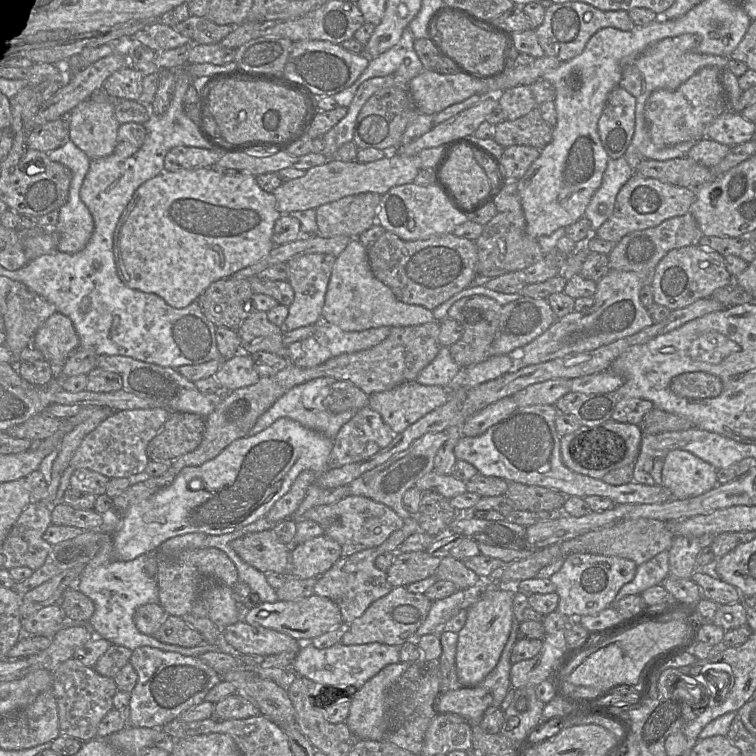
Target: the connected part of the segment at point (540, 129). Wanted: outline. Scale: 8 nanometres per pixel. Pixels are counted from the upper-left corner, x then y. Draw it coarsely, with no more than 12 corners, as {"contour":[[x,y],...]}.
{"contour":[[537,108],[495,125],[494,140],[506,148],[542,150],[553,138]]}

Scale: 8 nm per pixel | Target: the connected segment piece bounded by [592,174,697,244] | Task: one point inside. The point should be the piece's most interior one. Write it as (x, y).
(642, 203)

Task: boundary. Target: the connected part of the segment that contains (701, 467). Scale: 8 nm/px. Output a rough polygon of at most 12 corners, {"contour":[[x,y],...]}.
{"contour":[[688,451],[663,460],[662,485],[676,500],[718,485],[718,469]]}

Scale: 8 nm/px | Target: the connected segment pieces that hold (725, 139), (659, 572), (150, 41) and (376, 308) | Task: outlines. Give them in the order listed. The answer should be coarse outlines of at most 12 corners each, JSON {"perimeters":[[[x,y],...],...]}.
{"perimeters":[[[727,110],[705,137],[729,147],[754,138],[755,123]],[[662,551],[637,567],[616,600],[641,595],[669,575],[669,553]],[[159,21],[133,38],[154,51],[175,49],[189,37]],[[351,239],[335,260],[322,321],[343,331],[423,325]]]}

